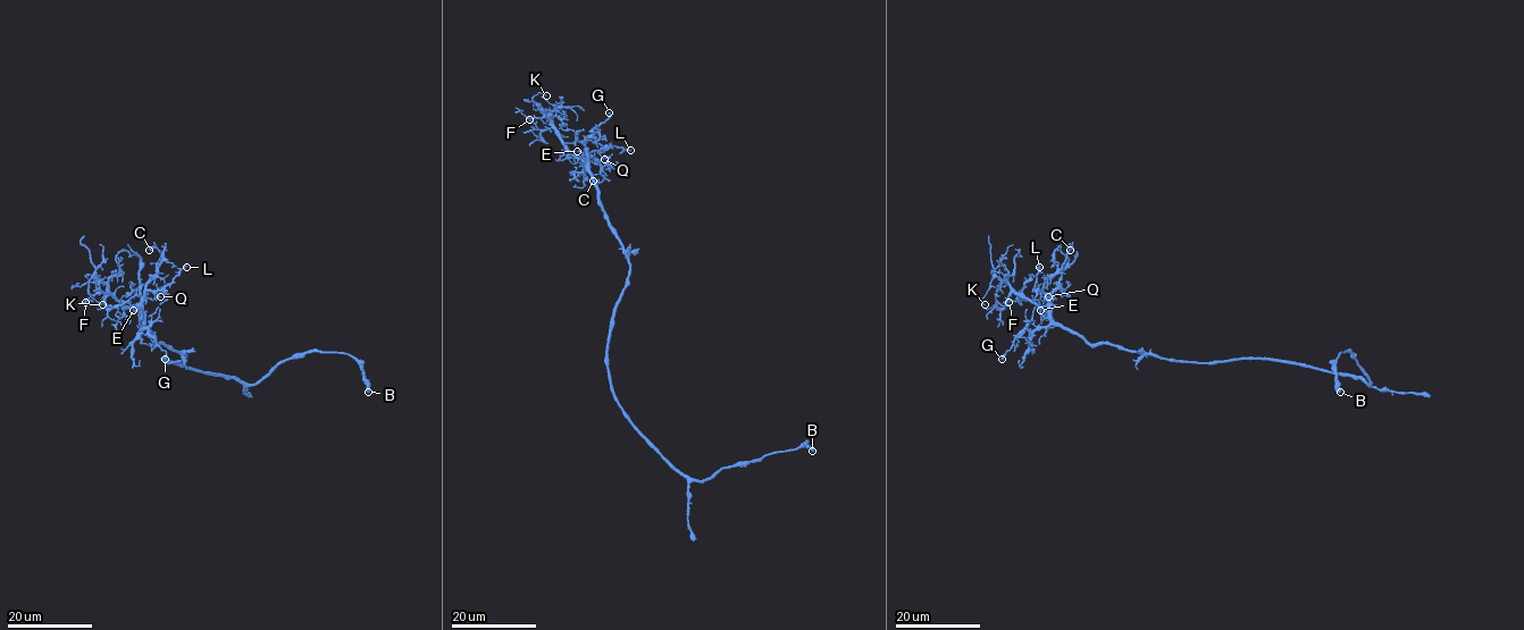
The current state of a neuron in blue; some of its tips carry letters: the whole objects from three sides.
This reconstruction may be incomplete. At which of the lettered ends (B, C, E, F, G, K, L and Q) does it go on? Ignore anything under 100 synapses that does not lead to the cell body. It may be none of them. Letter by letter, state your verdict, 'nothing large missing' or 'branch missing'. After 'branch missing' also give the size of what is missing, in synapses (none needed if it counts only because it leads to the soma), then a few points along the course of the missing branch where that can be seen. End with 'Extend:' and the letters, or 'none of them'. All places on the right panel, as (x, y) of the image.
B: nothing large missing
C: nothing large missing
E: nothing large missing
F: nothing large missing
G: nothing large missing
K: nothing large missing
L: nothing large missing
Q: nothing large missing
Extend: none of them

